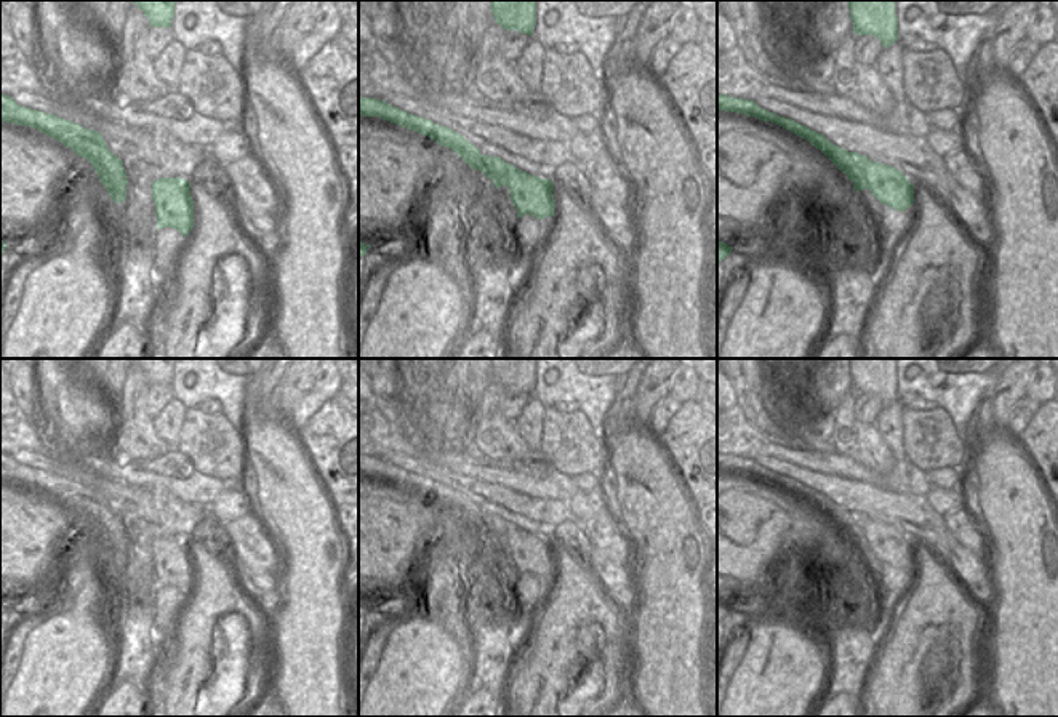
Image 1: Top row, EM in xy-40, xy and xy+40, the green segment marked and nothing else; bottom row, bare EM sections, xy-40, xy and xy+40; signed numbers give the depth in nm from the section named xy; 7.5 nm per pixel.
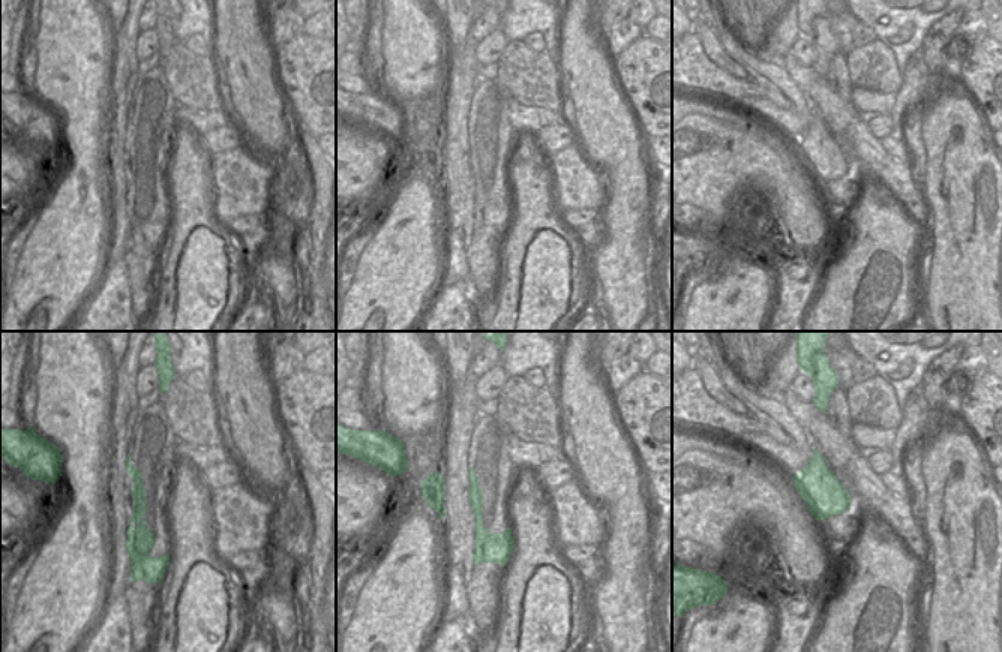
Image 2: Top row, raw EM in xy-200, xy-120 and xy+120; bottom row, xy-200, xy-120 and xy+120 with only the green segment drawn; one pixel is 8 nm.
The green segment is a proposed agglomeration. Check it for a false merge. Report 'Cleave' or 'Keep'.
Cleave

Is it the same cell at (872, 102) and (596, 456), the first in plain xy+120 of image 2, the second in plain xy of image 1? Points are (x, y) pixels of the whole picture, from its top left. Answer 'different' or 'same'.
different

